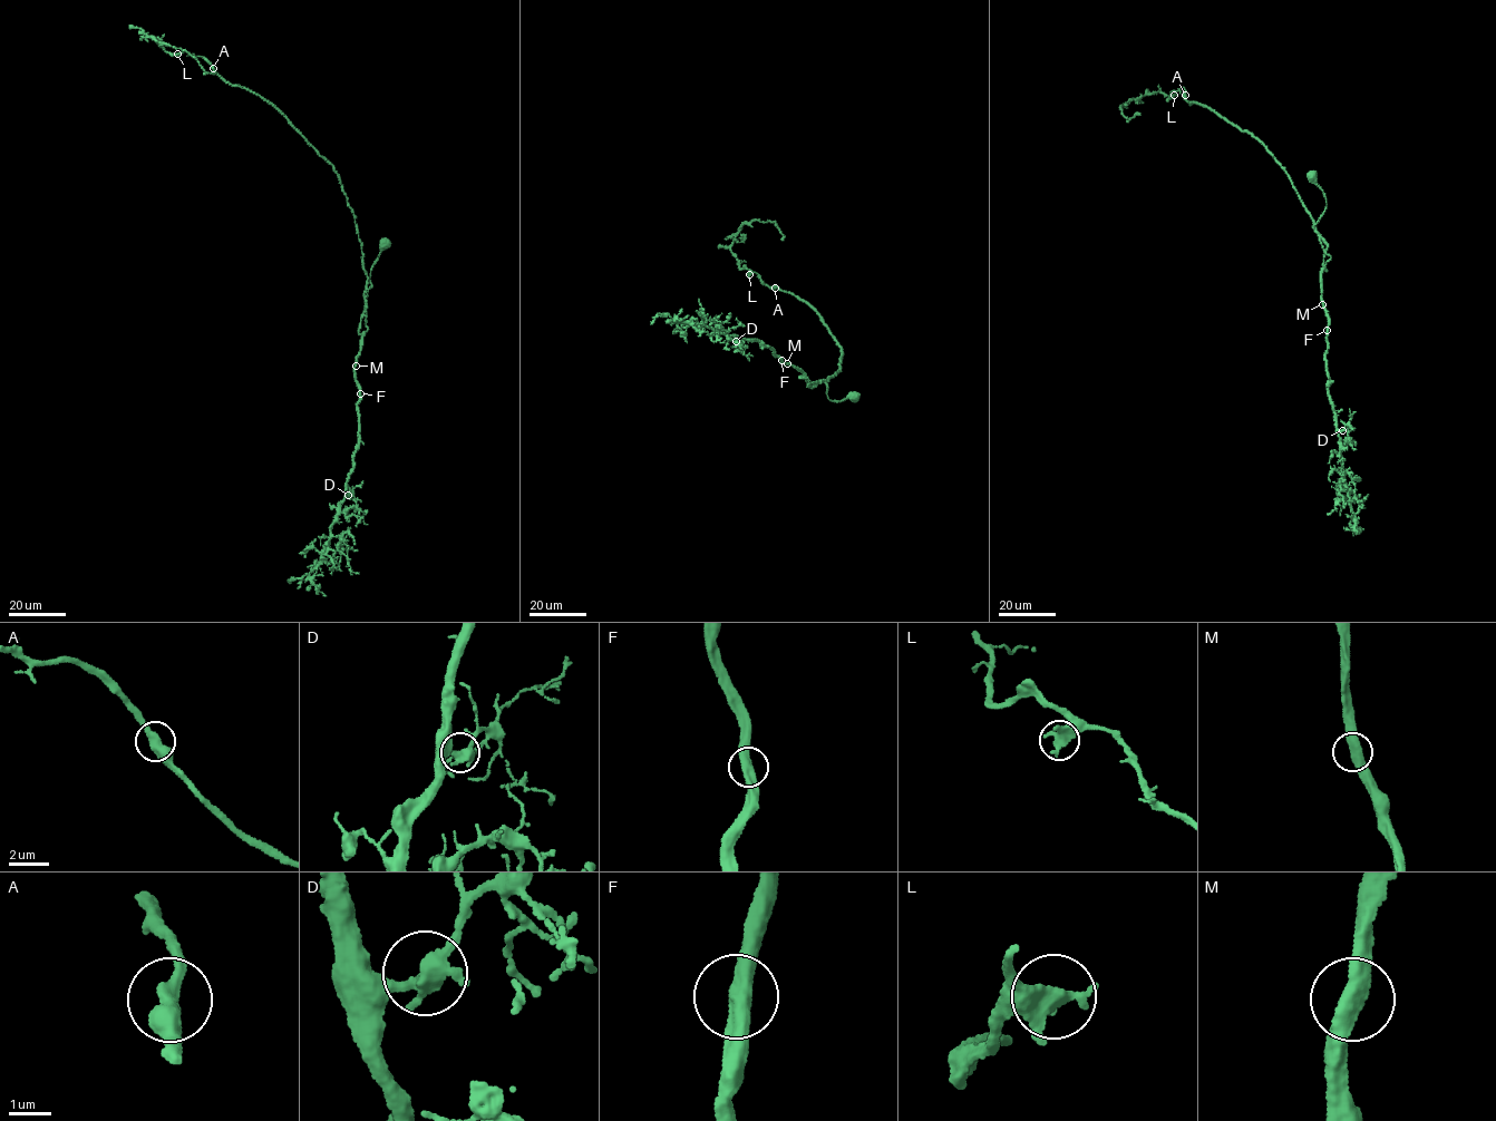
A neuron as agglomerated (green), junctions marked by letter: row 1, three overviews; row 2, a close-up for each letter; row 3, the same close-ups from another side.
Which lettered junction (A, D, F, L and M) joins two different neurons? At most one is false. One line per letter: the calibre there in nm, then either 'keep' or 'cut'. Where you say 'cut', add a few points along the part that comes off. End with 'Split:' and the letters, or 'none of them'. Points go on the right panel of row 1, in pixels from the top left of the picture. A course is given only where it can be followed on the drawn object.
A: calibre 440 nm; keep
D: calibre 420 nm; keep
F: calibre 440 nm; keep
L: calibre 420 nm; keep
M: calibre 440 nm; keep
Split: none of them

